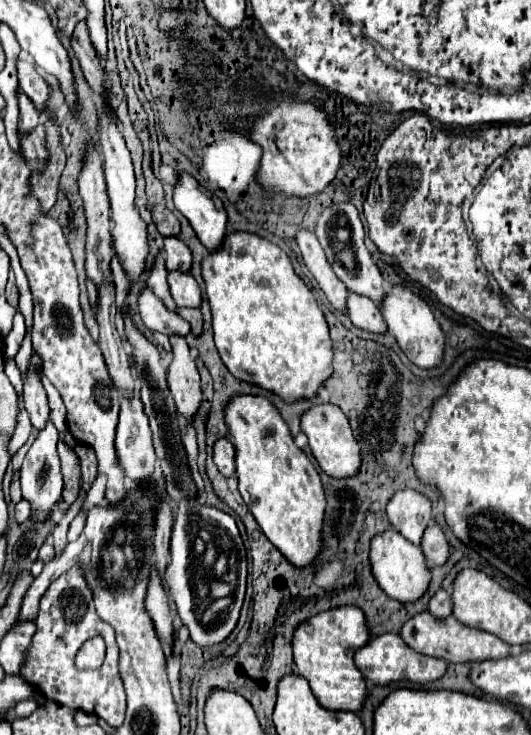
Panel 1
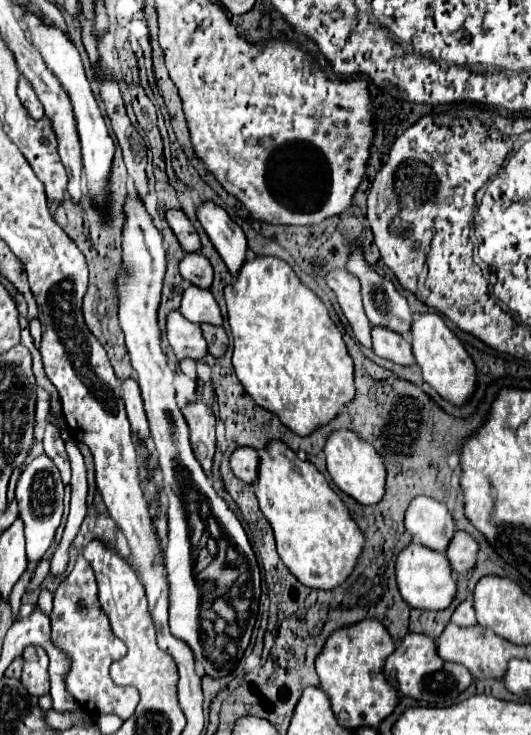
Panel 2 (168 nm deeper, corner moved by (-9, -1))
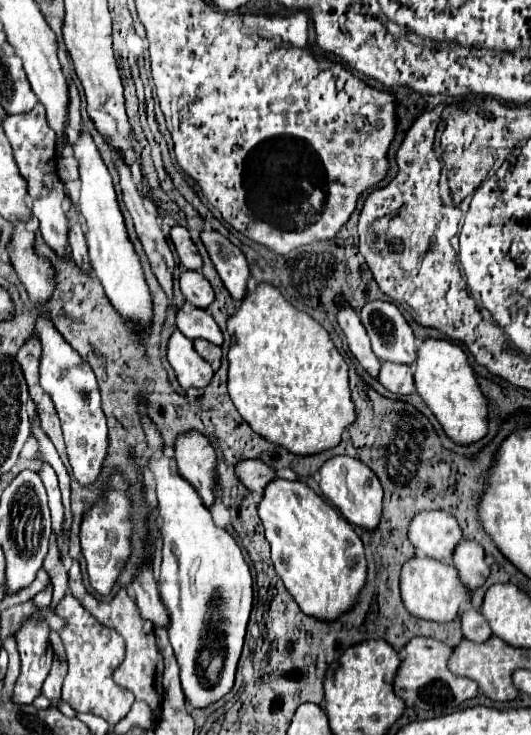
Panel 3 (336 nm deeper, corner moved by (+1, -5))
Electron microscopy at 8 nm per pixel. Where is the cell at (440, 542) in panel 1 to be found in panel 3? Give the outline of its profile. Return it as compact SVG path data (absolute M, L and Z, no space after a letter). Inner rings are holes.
M462 541L456 547L454 567L458 569L464 585L468 585L470 589L482 587L490 575L490 567L484 561L484 549L474 541Z

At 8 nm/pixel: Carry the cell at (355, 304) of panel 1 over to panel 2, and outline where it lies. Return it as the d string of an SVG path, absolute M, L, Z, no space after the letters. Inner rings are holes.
M378 325L372 327L372 351L398 365L414 363L410 343L402 335L392 333L392 329L380 329Z

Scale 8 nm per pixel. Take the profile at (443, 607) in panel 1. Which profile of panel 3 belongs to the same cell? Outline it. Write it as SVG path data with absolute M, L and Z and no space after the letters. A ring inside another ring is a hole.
M468 609L462 613L462 631L464 631L464 637L474 643L488 641L494 635L488 621L484 619L484 615L474 609Z

